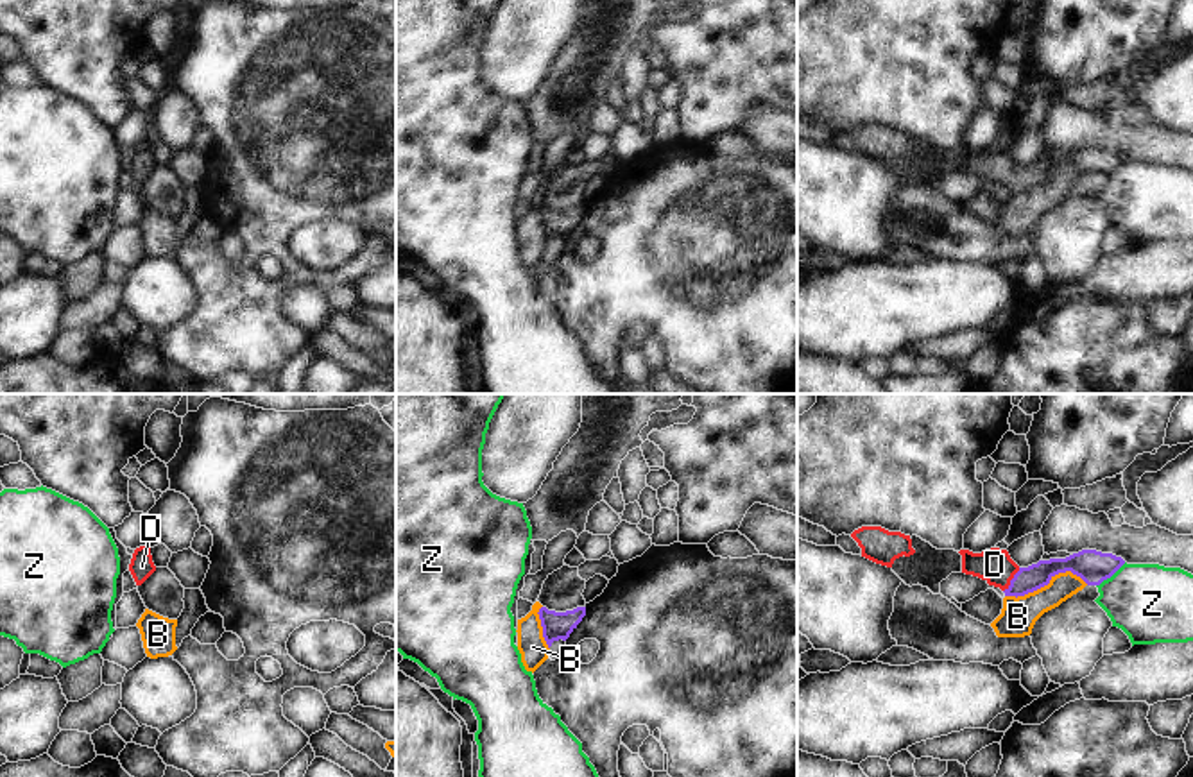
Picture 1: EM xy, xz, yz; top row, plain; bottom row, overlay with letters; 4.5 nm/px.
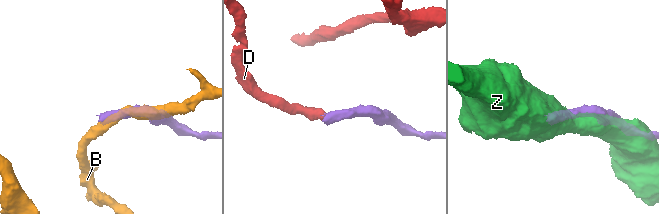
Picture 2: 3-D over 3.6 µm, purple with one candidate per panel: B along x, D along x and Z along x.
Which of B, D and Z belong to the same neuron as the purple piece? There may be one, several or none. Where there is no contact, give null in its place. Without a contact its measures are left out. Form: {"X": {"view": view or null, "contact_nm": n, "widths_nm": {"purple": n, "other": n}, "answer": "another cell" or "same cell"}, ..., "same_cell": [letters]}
{"B": {"view": "yz", "contact_nm": 380, "widths_nm": {"purple": 150, "other": 160}, "answer": "another cell"}, "D": {"view": "yz", "contact_nm": 130, "widths_nm": {"purple": 120, "other": 150}, "answer": "same cell"}, "Z": {"view": "yz", "contact_nm": 170, "widths_nm": {"purple": 150, "other": 360}, "answer": "another cell"}, "same_cell": ["D"]}

